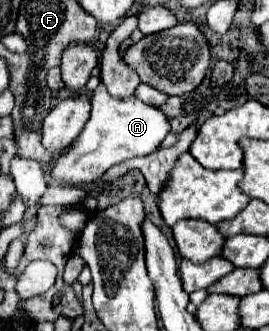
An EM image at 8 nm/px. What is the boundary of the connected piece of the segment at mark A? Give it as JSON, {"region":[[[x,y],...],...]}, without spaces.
{"region":[[[98,84],[92,96],[90,120],[86,122],[82,134],[68,148],[68,152],[58,156],[52,174],[56,180],[62,182],[72,182],[72,184],[92,182],[100,178],[114,164],[156,152],[168,132],[170,132],[170,120],[160,108],[144,104],[136,96],[126,100],[112,98],[108,90],[102,84]]]}

